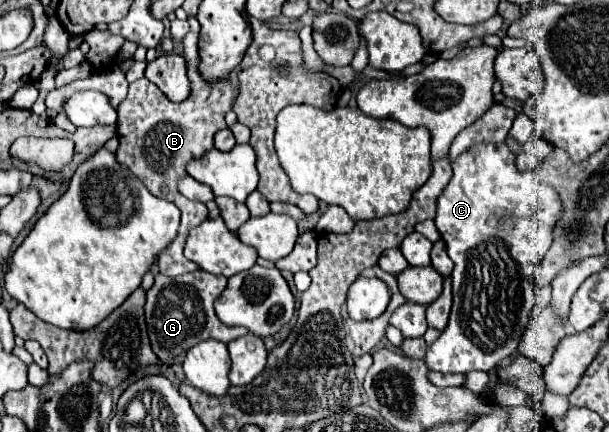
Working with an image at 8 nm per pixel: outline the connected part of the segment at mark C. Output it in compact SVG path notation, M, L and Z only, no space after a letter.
M503 142L503 144L475 144L471 146L469 150L465 150L463 154L459 154L453 162L453 178L449 182L449 186L445 188L445 192L439 196L437 200L437 216L435 216L435 224L437 224L437 230L441 232L441 240L445 242L445 248L447 248L447 254L449 258L455 262L455 268L453 268L453 308L451 308L451 318L449 318L449 324L445 328L445 332L427 348L425 352L425 364L429 370L435 370L435 372L457 372L457 374L467 374L471 370L483 370L483 372L491 372L497 368L497 364L507 358L509 354L513 354L517 350L517 344L523 336L523 332L527 330L527 324L529 324L529 310L533 308L533 278L535 278L535 262L541 262L541 258L547 254L551 242L553 242L553 230L559 222L559 218L563 216L563 202L557 194L557 190L553 186L545 186L545 182L539 182L535 172L527 170L527 172L519 172L517 166L515 166L515 154L509 150L509 146Z

